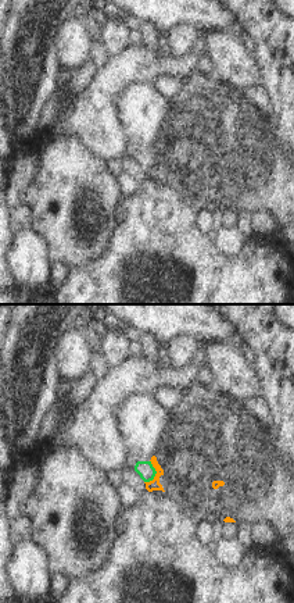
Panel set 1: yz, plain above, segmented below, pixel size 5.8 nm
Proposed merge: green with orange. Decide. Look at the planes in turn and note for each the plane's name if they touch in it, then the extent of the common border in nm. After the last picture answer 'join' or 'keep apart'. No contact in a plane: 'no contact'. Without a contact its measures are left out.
meets green in yz; contact 140 nm long

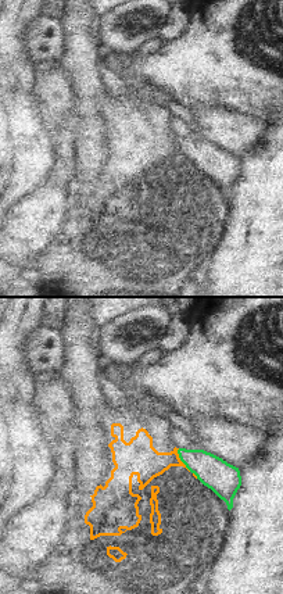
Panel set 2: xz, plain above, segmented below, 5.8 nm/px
meets green in xz; contact 150 nm long

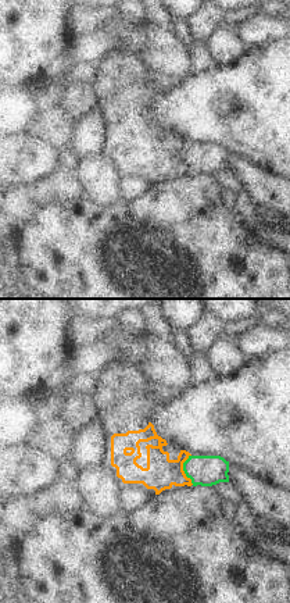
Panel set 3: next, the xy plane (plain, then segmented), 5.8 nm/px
meets green in xy; contact 180 nm long

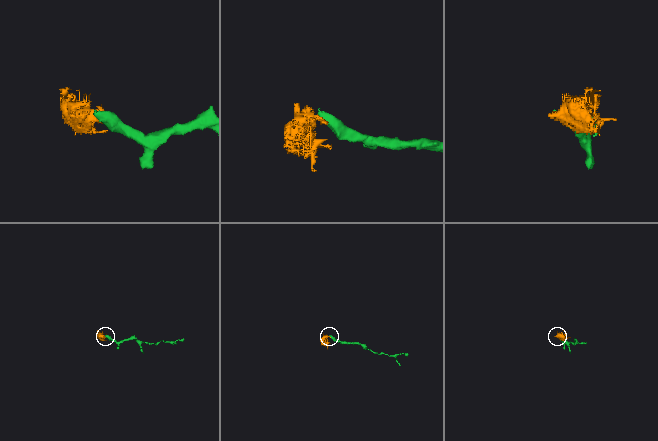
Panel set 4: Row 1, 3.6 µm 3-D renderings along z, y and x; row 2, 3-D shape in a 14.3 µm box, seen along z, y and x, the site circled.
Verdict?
keep apart

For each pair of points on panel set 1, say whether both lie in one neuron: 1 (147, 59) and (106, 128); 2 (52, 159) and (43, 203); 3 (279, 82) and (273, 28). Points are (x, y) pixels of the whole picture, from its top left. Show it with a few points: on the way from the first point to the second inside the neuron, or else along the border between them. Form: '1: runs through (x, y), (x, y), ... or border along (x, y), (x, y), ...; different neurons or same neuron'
1: runs through (129, 71), (106, 95), (106, 110); same neuron
2: runs through (52, 170), (52, 192); same neuron
3: runs through (278, 68), (278, 64), (269, 56), (273, 42); same neuron

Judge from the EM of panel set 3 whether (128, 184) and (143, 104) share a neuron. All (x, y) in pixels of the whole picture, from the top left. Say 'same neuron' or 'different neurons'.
same neuron

